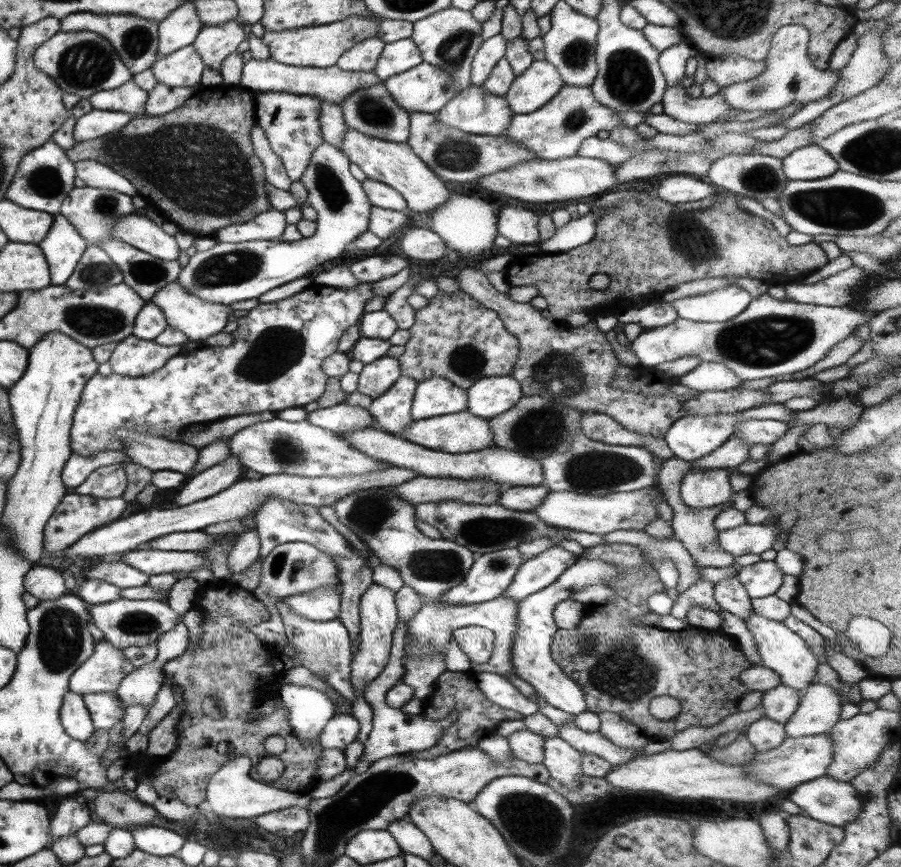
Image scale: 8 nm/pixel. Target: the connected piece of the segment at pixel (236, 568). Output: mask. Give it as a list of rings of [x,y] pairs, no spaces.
[[[254,529],[247,530],[238,535],[236,542],[230,549],[228,555],[228,568],[232,574],[236,572],[245,572],[248,566],[252,566],[259,558],[258,552],[261,549],[261,540],[258,531]]]

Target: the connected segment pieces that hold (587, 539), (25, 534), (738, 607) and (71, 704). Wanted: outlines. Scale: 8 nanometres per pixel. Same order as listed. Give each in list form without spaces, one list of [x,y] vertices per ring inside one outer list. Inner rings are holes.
[[[436,501],[415,505],[417,519],[420,519],[430,526],[438,529],[446,540],[456,542],[465,546],[476,554],[476,557],[496,550],[507,548],[518,548],[522,542],[528,542],[536,538],[550,538],[550,531],[566,538],[576,540],[580,546],[586,549],[592,546],[602,545],[604,535],[590,534],[589,532],[560,529],[559,527],[546,524],[544,520],[538,518],[538,514],[533,511],[518,512],[504,508],[497,502],[491,505],[466,504],[462,501]]]
[[[48,332],[30,349],[27,372],[8,389],[12,414],[15,415],[23,460],[18,472],[7,483],[2,530],[10,533],[10,543],[32,566],[44,556],[44,529],[58,503],[66,494],[62,481],[64,464],[72,455],[70,447],[73,416],[82,390],[98,370],[92,349],[75,342],[62,332]]]
[[[727,573],[715,581],[714,598],[720,609],[724,609],[746,622],[752,613],[751,598],[738,580],[737,575]]]
[[[69,691],[64,696],[60,717],[61,724],[68,736],[82,742],[92,737],[92,733],[95,731],[93,721],[83,696],[80,694]]]

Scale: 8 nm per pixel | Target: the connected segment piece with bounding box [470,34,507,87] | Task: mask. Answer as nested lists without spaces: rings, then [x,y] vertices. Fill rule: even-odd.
[[[501,34],[485,40],[478,52],[475,54],[470,74],[470,84],[474,86],[483,86],[486,79],[490,76],[496,63],[504,57],[506,53],[507,40]]]

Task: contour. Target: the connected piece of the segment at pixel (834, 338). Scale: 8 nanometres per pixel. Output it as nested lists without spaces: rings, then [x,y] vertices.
[[[766,293],[752,298],[742,314],[726,322],[692,322],[678,318],[668,326],[642,330],[638,338],[631,343],[630,349],[644,368],[652,368],[686,356],[698,356],[701,361],[721,362],[724,366],[730,367],[732,372],[743,381],[758,380],[758,378],[776,377],[782,374],[795,374],[810,368],[818,361],[822,361],[833,346],[839,345],[842,340],[850,336],[856,330],[856,326],[868,323],[871,317],[871,314],[864,314],[850,307],[809,305],[777,300]]]

